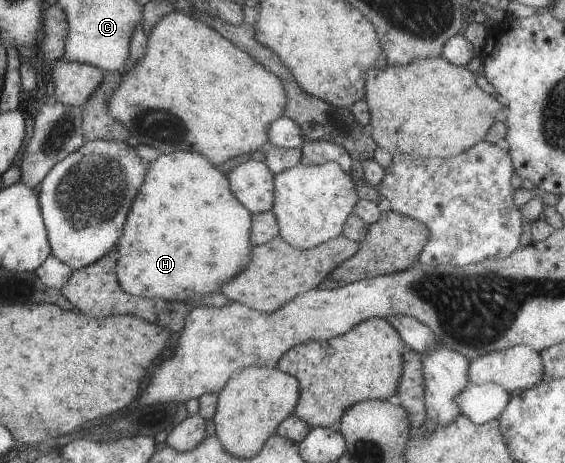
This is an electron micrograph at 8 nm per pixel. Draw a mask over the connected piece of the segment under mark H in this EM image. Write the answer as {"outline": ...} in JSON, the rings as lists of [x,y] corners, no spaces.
{"outline":[[[185,150],[161,154],[147,164],[145,178],[137,188],[123,236],[117,238],[115,276],[123,292],[132,296],[163,298],[183,302],[213,294],[217,288],[241,272],[251,254],[249,244],[250,213],[229,190],[225,175],[203,156]]]}

